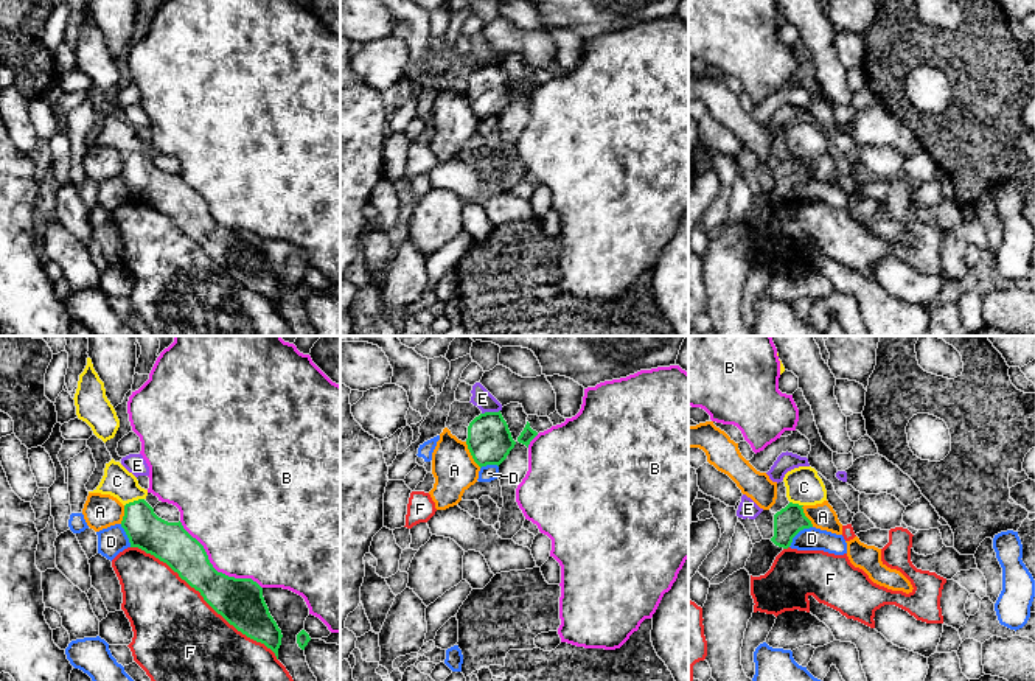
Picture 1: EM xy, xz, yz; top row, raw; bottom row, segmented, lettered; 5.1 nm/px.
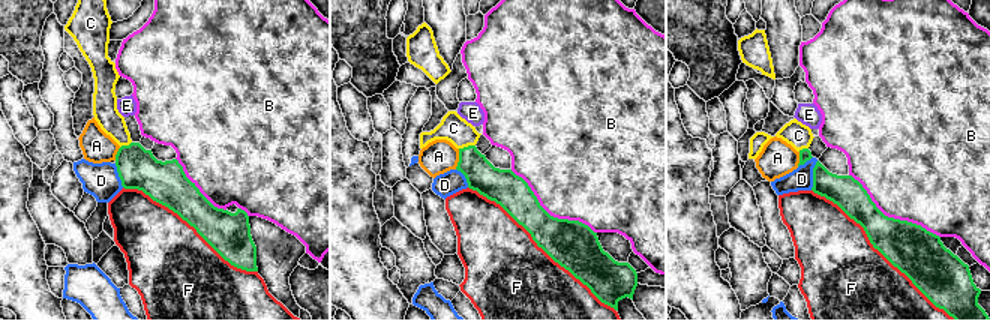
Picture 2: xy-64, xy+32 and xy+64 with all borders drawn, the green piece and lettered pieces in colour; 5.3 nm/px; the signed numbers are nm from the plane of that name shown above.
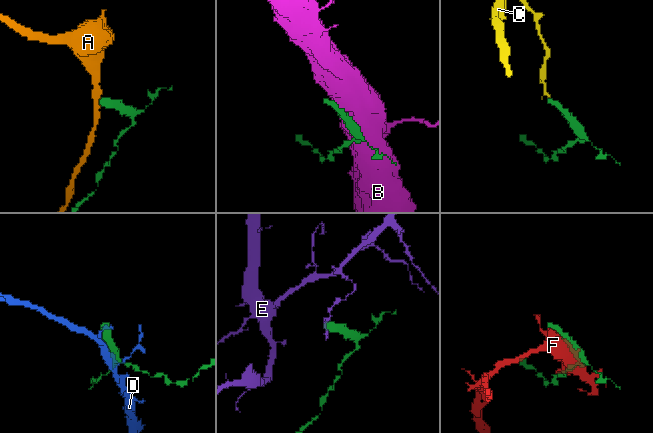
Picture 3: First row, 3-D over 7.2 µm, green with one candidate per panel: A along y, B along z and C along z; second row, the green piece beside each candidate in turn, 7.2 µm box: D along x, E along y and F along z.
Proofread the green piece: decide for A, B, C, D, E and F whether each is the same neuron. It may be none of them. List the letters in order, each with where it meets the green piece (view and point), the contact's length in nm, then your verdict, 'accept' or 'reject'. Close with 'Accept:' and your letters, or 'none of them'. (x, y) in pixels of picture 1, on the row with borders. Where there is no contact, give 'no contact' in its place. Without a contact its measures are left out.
A: contact xz (471, 454); length 160 nm; reject
B: contact xy (213, 568); length 550 nm; reject
C: contact xy (134, 501); length 110 nm; accept
D: contact yz (798, 532); length 170 nm; reject
E: contact xz (490, 412); length 100 nm; reject
F: contact xy (205, 600); length 950 nm; reject
Accept: C

